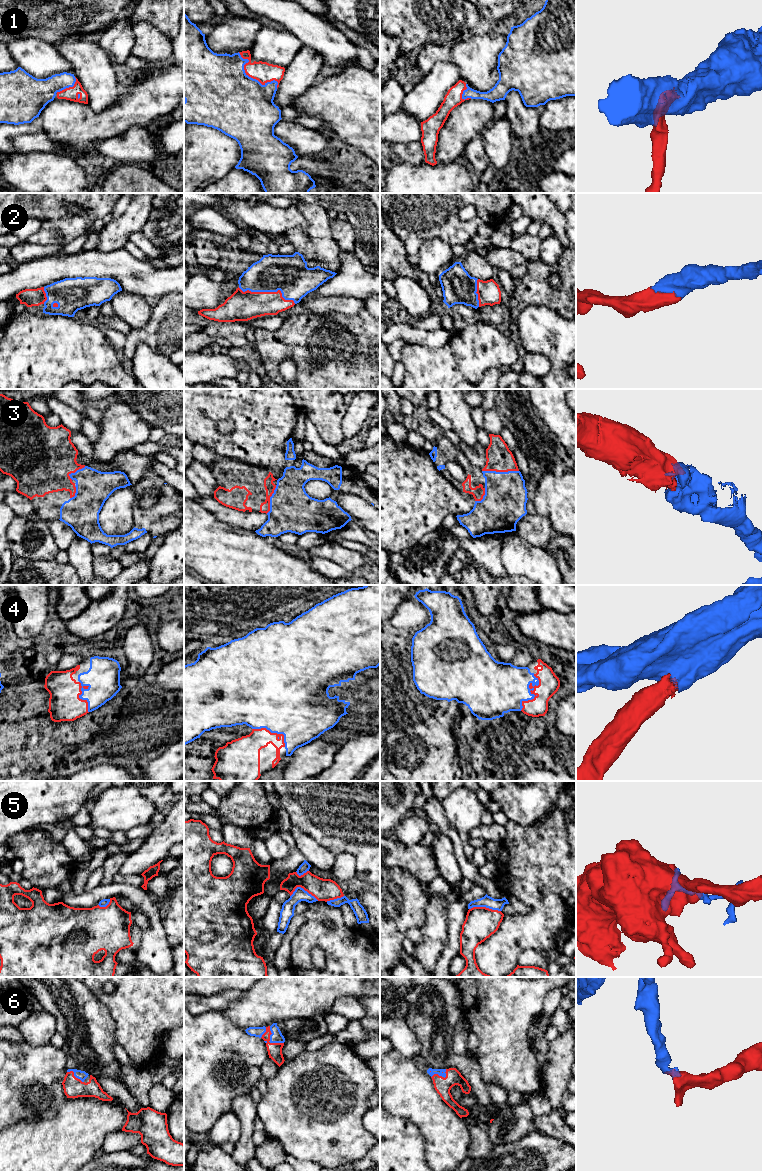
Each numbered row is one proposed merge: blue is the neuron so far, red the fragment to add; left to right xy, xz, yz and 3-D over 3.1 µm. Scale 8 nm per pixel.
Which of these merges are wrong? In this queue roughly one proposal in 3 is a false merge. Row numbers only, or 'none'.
5

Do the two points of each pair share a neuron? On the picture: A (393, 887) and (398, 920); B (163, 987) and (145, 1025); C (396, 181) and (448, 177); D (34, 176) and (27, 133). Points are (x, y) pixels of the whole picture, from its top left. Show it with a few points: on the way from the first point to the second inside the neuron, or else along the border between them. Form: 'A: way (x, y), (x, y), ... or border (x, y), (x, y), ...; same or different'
A: way (393, 895), (393, 912); same
B: way (154, 996), (145, 1005), (145, 1016); same
C: way (409, 181), (435, 181); same
D: border (54, 152), (12, 153), (10, 155); different

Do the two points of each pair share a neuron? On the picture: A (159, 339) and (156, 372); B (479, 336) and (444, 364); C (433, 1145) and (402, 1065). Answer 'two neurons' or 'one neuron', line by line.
A: two neurons
B: one neuron
C: one neuron

